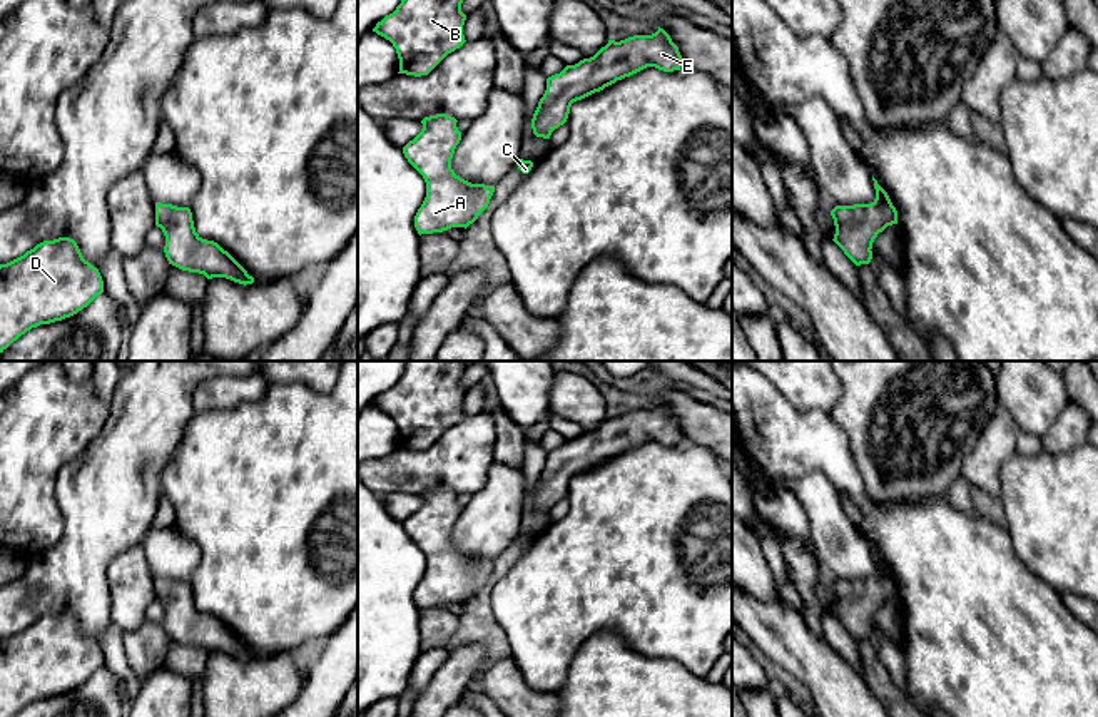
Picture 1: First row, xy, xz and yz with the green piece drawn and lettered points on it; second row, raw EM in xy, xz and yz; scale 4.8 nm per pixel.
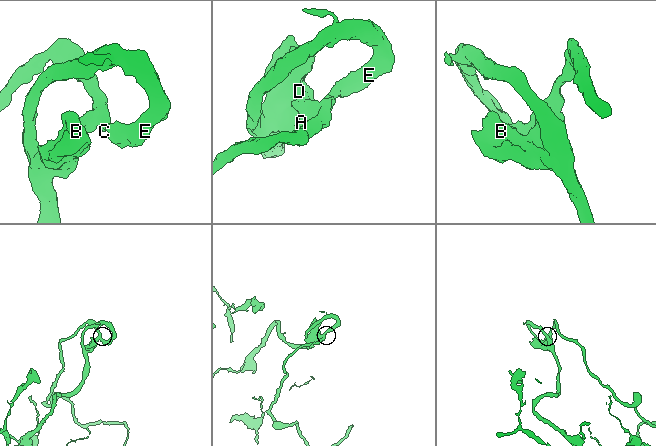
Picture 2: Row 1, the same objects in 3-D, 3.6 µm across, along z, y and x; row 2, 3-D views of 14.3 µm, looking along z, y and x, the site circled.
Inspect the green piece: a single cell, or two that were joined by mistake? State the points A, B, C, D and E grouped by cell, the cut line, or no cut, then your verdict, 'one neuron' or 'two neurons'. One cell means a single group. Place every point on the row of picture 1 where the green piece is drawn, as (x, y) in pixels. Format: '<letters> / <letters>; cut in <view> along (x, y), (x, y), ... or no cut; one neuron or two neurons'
A B C D E; no cut; one neuron

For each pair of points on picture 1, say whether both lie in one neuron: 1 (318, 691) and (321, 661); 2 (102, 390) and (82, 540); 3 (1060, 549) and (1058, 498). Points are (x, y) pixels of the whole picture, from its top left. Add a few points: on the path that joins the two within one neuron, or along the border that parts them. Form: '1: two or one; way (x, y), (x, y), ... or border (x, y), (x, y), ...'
1: one; way (321, 684), (321, 667)
2: two; border (121, 378), (109, 401)
3: one; way (1060, 537), (1060, 510)

